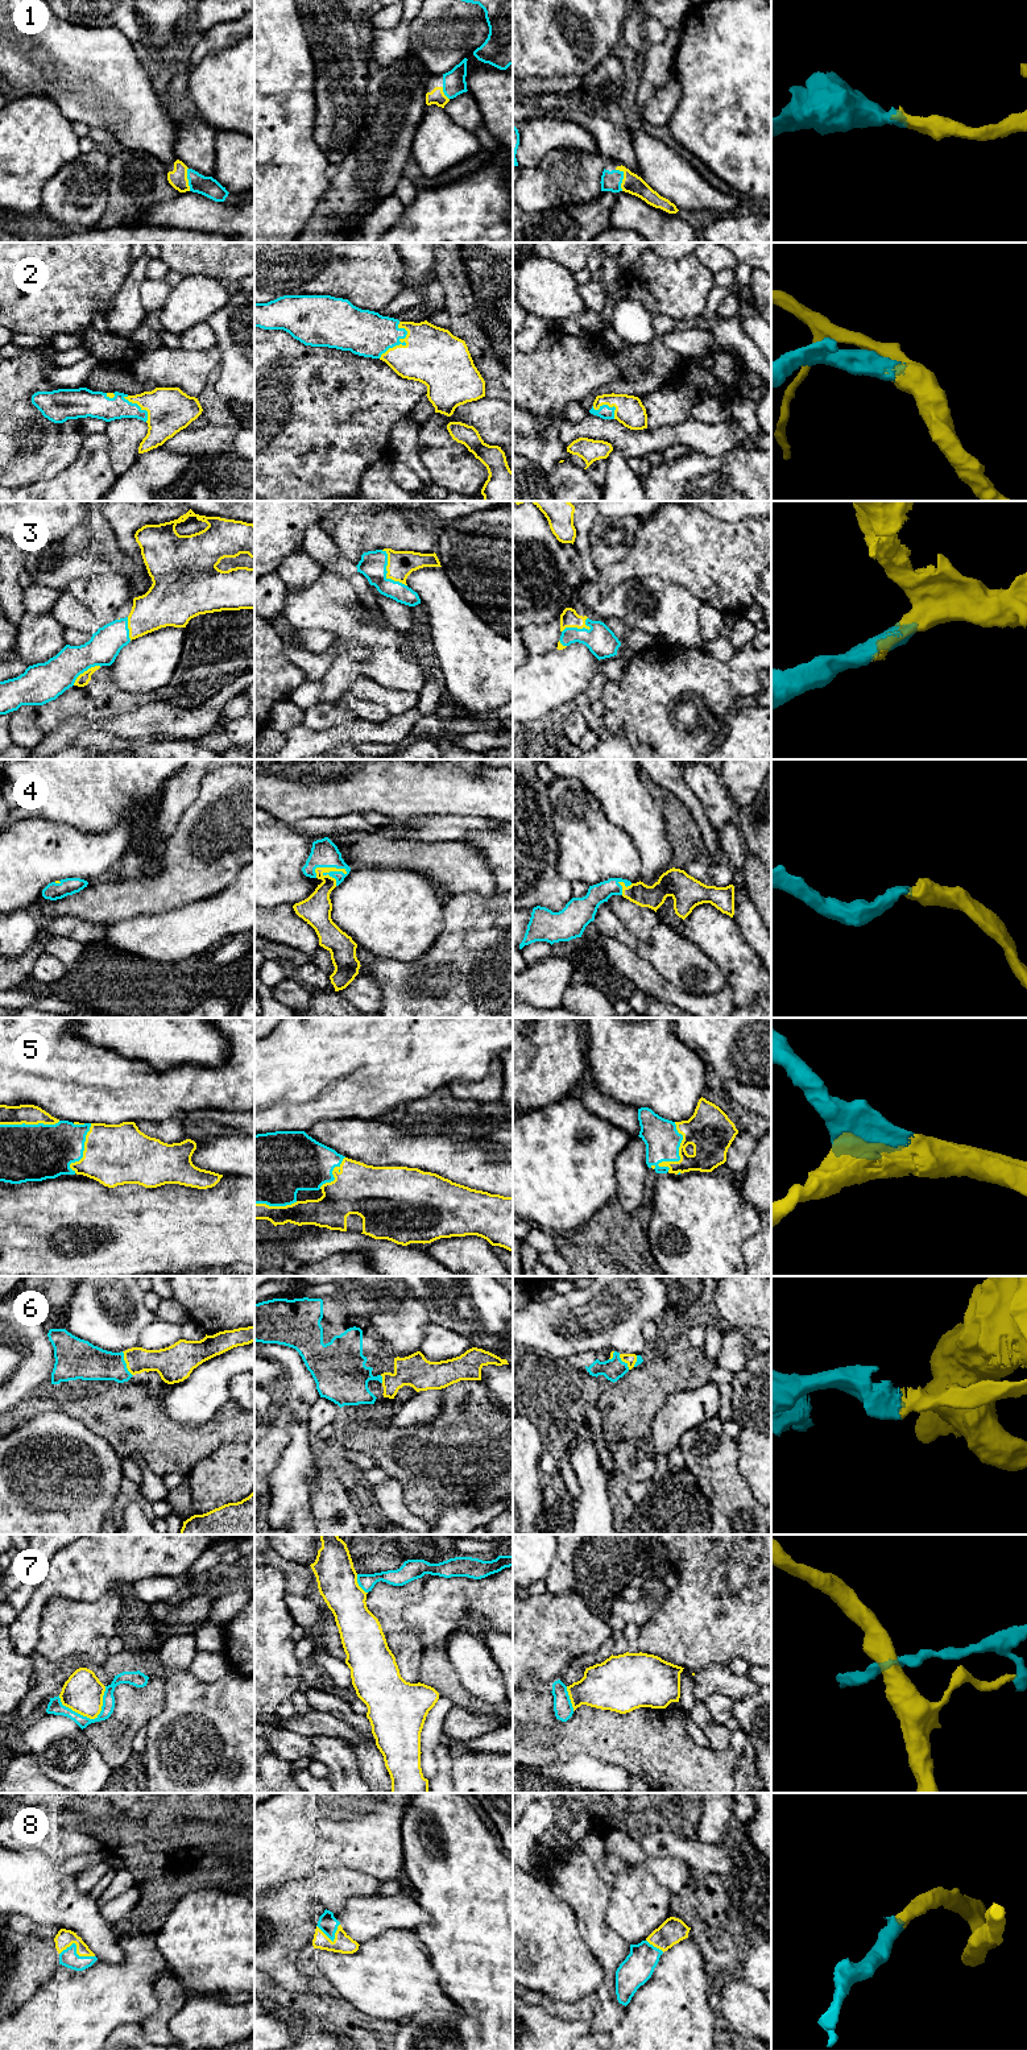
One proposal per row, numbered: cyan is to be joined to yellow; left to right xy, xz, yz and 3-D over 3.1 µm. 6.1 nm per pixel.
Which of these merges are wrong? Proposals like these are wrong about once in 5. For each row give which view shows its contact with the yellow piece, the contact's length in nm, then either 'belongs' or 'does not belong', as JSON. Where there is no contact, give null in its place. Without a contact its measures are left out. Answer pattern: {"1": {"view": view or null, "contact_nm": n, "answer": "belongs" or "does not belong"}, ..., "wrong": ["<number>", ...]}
{"1": {"view": "yz", "contact_nm": 140, "answer": "belongs"}, "2": {"view": "xz", "contact_nm": 260, "answer": "belongs"}, "3": {"view": "xz", "contact_nm": 280, "answer": "belongs"}, "4": {"view": "xz", "contact_nm": 200, "answer": "belongs"}, "5": {"view": "yz", "contact_nm": 320, "answer": "belongs"}, "6": {"view": "xy", "contact_nm": 170, "answer": "belongs"}, "7": {"view": "xy", "contact_nm": 300, "answer": "does not belong"}, "8": {"view": "xy", "contact_nm": 220, "answer": "belongs"}, "wrong": ["7"]}

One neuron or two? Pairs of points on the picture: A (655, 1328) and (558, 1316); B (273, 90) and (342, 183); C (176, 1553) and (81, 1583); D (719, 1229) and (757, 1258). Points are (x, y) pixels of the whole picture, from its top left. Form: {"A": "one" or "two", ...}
{"A": "two", "B": "two", "C": "one", "D": "two"}

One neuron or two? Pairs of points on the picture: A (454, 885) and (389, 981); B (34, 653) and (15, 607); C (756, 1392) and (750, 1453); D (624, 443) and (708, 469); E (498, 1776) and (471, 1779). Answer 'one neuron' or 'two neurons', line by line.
A: two neurons
B: two neurons
C: one neuron
D: two neurons
E: one neuron

